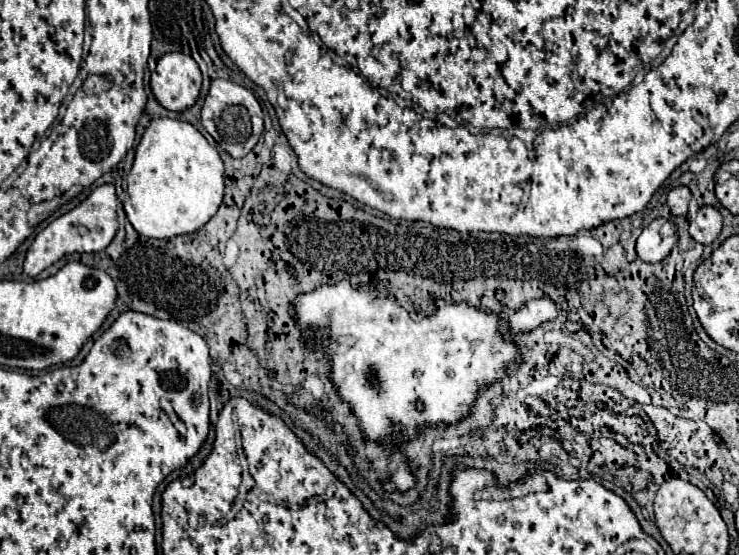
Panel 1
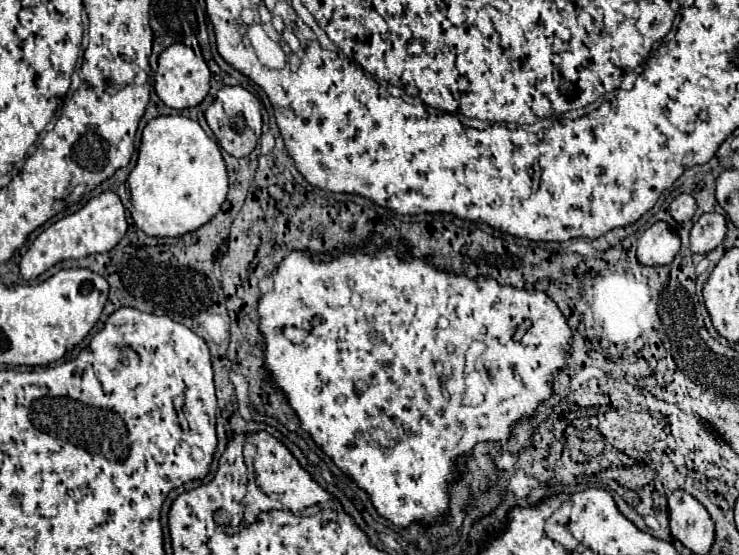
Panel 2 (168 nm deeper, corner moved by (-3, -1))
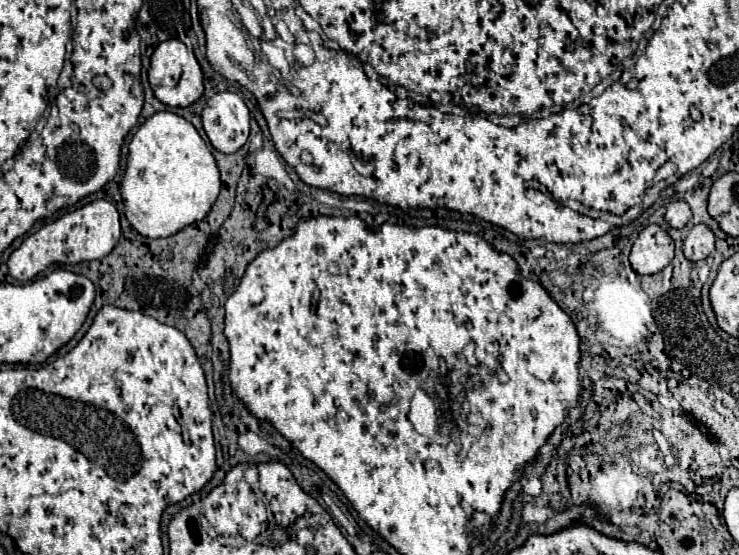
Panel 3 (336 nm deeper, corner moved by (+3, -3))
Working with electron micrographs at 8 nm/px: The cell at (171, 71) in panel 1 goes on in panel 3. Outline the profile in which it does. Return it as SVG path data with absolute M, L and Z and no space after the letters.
M166 40L162 44L158 44L158 48L154 50L152 54L152 66L150 66L150 72L148 72L148 80L150 80L150 86L154 90L154 96L166 104L166 106L180 106L180 108L186 108L190 104L194 104L202 92L204 92L204 84L202 84L202 70L200 70L200 64L198 60L194 58L192 52L188 52L186 44L180 42L180 40Z

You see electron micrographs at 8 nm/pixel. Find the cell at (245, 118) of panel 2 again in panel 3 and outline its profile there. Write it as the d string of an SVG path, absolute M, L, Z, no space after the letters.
M218 92L202 110L202 124L212 146L222 154L238 152L250 134L250 110L234 92Z

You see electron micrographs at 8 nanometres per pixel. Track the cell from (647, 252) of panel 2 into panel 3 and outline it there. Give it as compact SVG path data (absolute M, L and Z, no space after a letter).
M646 226L630 252L630 264L638 274L656 274L666 268L674 258L674 242L660 244L656 240L656 232L662 232L660 226Z

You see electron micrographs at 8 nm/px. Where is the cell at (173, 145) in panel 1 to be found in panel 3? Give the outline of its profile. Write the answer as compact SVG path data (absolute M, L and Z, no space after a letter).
M156 112L134 134L128 146L128 166L120 184L120 192L126 206L126 218L134 230L146 238L168 238L180 232L184 226L200 222L208 216L212 204L218 198L221 181L216 160L200 138L196 128L174 112Z

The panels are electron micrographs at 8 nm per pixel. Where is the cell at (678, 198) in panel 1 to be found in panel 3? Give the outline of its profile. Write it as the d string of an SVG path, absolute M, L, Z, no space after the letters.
M674 200L674 202L668 204L668 208L666 208L666 222L672 228L684 228L690 218L692 218L692 212L690 212L690 206L686 202Z

